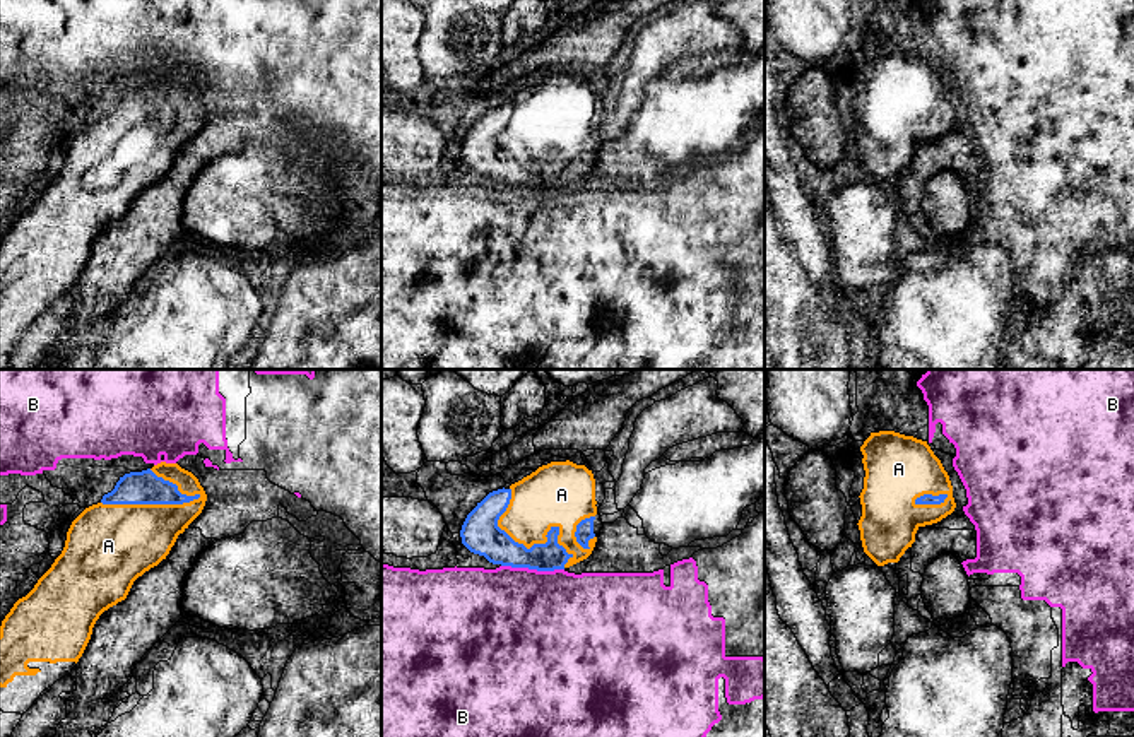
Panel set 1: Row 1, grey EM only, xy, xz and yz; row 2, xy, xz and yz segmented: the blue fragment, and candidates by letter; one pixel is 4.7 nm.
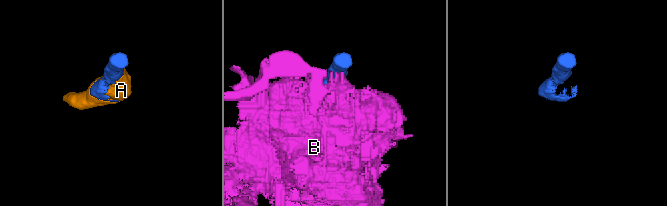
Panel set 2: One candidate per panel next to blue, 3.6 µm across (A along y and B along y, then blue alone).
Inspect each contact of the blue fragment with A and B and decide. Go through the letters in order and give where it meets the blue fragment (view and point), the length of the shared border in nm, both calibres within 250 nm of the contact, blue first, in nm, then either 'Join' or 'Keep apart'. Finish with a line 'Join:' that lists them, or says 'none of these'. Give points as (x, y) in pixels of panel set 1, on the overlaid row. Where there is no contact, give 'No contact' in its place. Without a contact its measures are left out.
A: Touches blue at xz (532, 546). Shared border 460 nm. Thickness 180 nm (blue) against 280 nm. Join
B: Touches blue at xz (532, 568). Shared border 300 nm. Thickness 160 nm (blue) against 480 nm. Keep apart
Join: A

